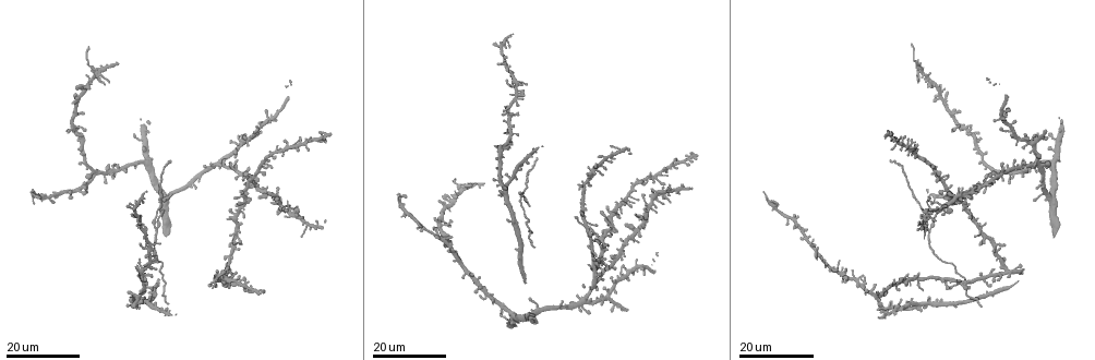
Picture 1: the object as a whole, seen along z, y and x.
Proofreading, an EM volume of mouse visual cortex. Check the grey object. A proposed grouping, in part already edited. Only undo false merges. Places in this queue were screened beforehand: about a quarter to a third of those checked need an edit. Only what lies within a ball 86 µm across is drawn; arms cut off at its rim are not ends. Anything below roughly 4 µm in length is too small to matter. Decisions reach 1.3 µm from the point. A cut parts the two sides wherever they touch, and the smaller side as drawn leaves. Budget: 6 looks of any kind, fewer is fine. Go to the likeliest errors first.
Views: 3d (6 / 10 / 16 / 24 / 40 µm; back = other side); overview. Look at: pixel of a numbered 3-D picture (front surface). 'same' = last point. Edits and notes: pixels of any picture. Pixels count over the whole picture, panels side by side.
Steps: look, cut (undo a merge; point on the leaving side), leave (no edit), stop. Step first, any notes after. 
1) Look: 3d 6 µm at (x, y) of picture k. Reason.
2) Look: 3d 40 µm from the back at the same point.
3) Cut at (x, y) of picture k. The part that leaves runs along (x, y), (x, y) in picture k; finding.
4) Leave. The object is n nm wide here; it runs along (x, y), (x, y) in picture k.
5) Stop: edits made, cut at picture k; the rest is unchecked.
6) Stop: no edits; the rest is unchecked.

Look: 3d 16 µm at (929, 230) of picture 1. Two arms in line, one across.

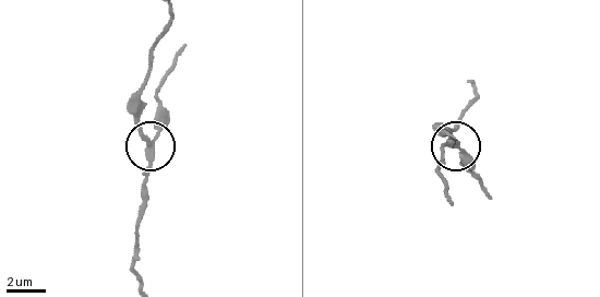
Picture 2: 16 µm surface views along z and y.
Look: 3d 10 µm at (150, 146) of picture 2.

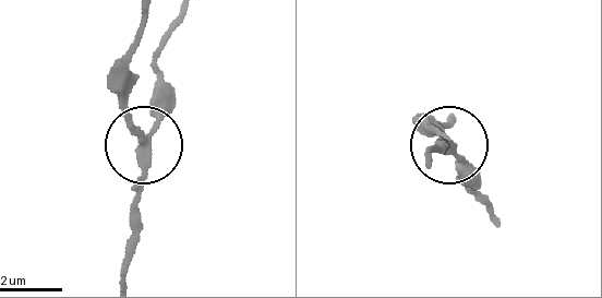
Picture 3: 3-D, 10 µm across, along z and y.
Cut at (170, 107) of picture 3. The part that leaves runs along (144, 142), (160, 58), (181, 11) in picture 3; a second neuron is stuck on.

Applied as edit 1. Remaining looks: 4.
Look: 3d 24 µm at (648, 208) of picture 1. Four-way junction.

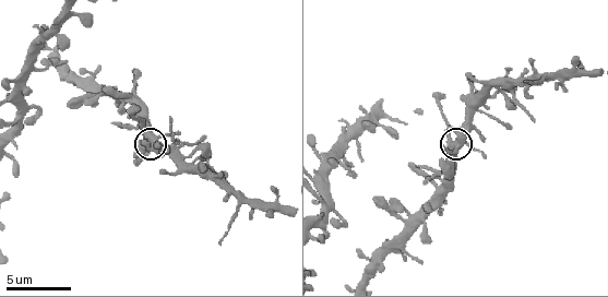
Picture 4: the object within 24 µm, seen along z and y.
Look: 3d 6 µm at (452, 142) of picture 4. Zoom in.

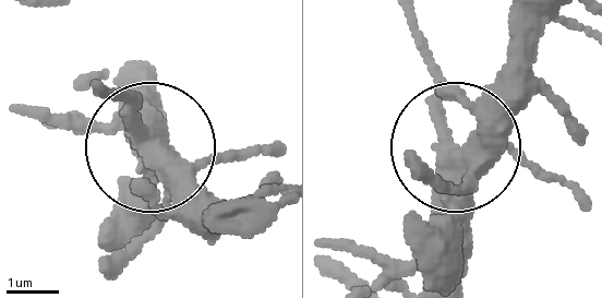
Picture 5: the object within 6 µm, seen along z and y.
Leave. One neuron here.

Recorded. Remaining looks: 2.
Look: 3d 16 µm at (40, 109) of picture 4. Sudden change in width.

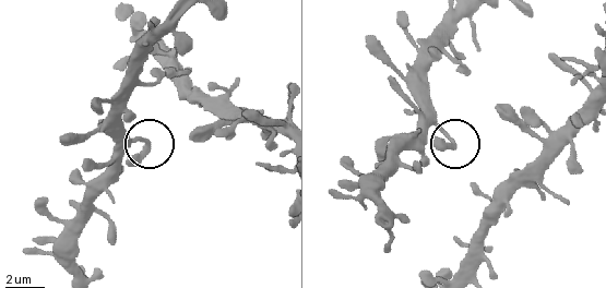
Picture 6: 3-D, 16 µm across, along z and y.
Look: 3d 6 µm at (452, 144) of picture 6. Closer look.

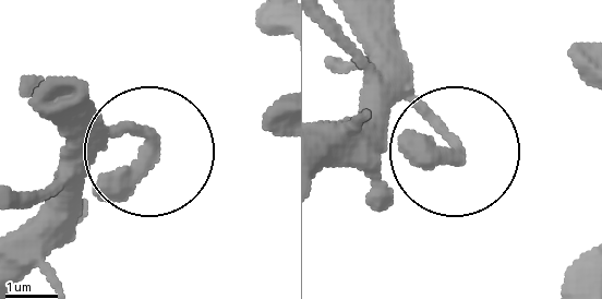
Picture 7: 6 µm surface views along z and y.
Leave. All the same neuron.

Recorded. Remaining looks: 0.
Stop: edits made, cut at picture 3; the rest is unchecked.

